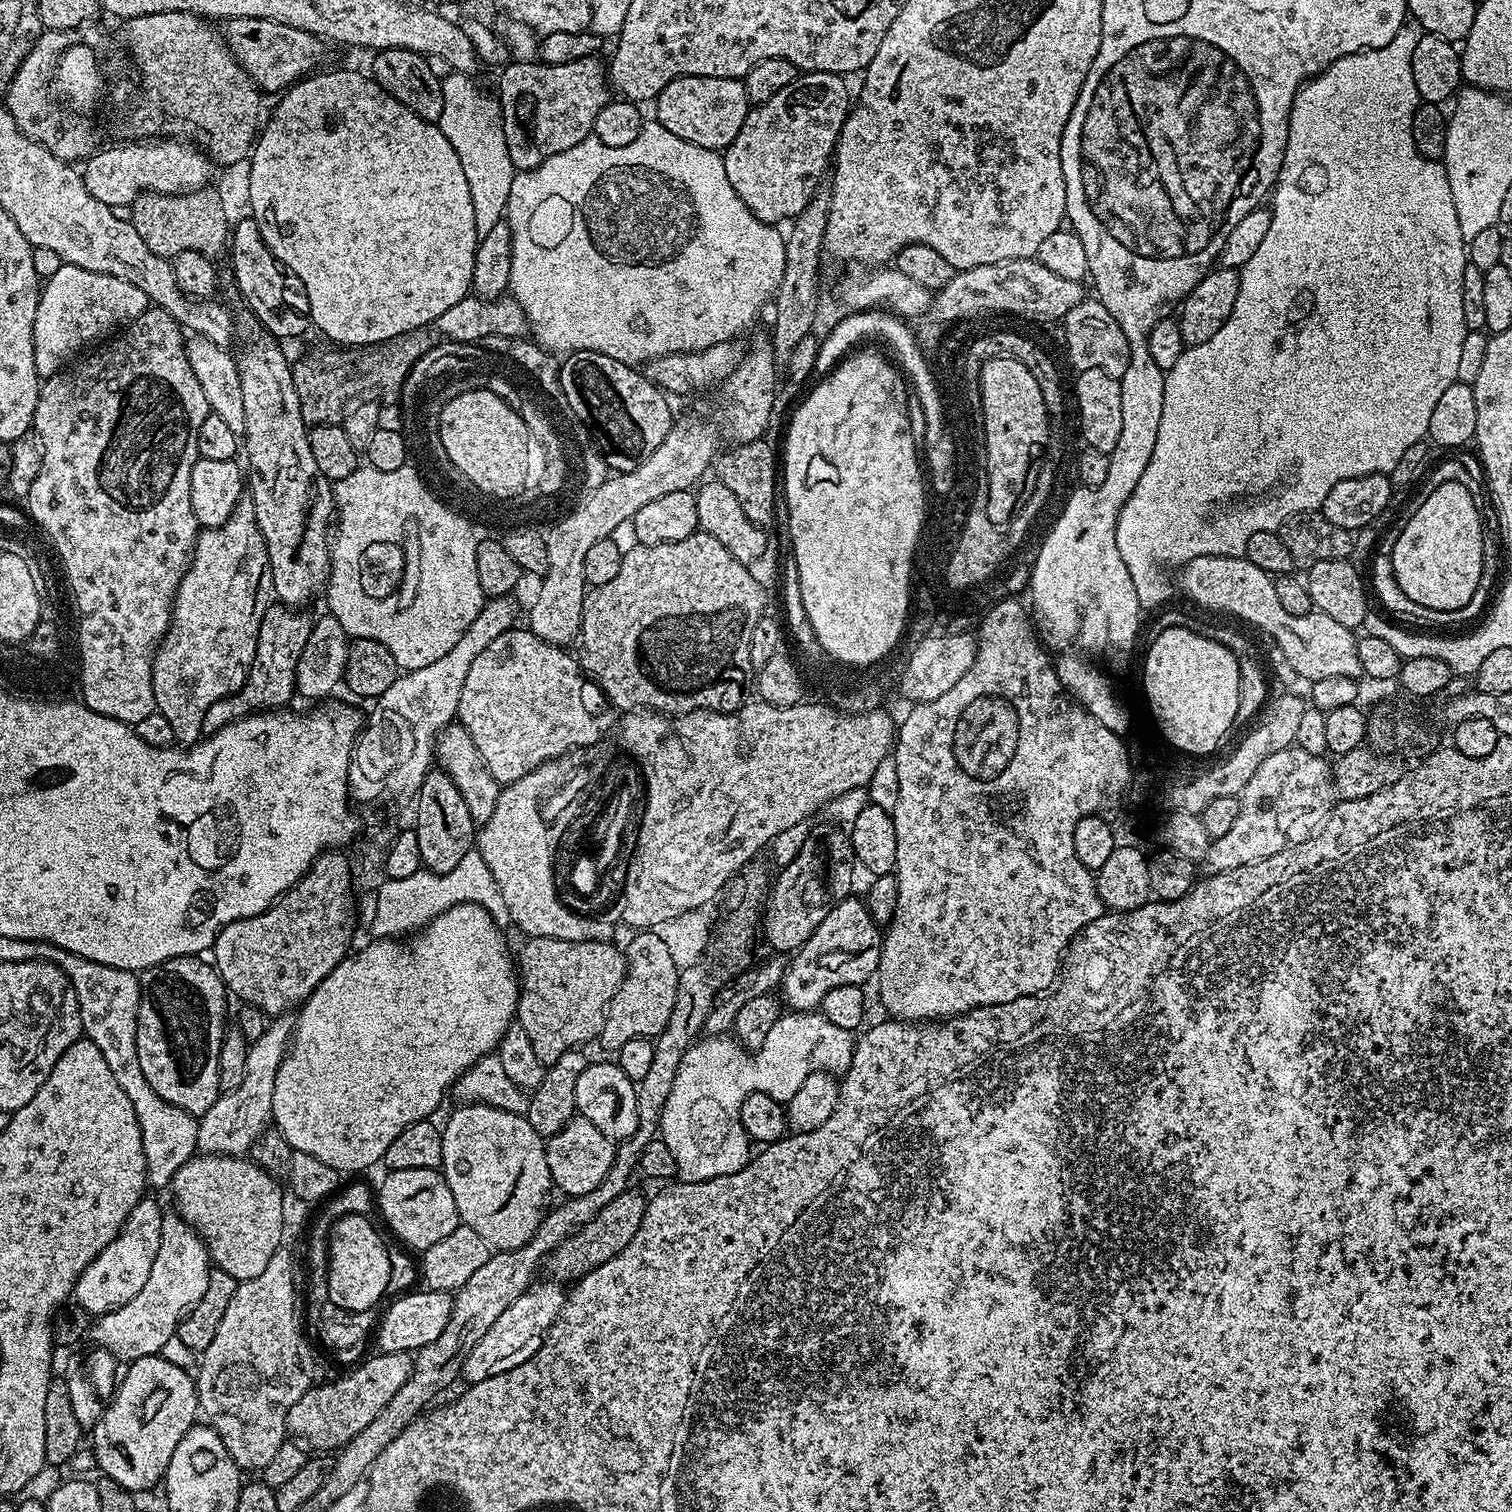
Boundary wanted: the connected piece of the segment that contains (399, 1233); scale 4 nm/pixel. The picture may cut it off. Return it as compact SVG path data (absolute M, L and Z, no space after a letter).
M440 1168L430 1170L391 1170L378 1188L378 1212L384 1215L388 1228L416 1254L423 1254L434 1242L442 1242L460 1225L458 1207L450 1186Z

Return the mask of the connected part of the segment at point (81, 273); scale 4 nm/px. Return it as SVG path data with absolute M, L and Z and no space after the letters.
M63 263L56 274L43 281L40 289L38 314L34 317L34 366L38 374L47 378L61 371L69 361L85 351L83 348L87 344L103 341L111 328L119 329L131 324L149 306L148 296L122 278Z

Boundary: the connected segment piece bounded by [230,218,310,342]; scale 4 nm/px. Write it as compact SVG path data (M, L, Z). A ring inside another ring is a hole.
M251 218L235 221L230 232L230 252L232 248L232 274L236 278L236 288L242 299L248 303L250 311L256 315L255 323L281 341L287 342L291 336L300 336L310 328L308 299L303 291L288 285L289 277L276 255L266 246L258 222Z

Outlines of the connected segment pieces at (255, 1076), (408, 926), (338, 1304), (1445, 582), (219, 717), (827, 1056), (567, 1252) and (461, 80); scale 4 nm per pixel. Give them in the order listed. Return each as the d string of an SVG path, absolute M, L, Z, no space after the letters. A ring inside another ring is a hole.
M285 1014L275 1017L267 1025L257 1041L249 1043L246 1054L246 1078L229 1092L221 1092L220 1097L198 1120L197 1149L210 1156L244 1156L253 1151L254 1145L269 1127L272 1120L272 1099L274 1098L274 1078L288 1053L294 1036L294 1020Z
M473 848L466 852L458 865L444 875L421 868L407 878L383 879L374 900L374 912L370 930L373 939L391 939L419 931L440 913L458 904L483 906L497 924L504 926L511 921L509 907L490 868L479 851Z
M347 1215L336 1221L329 1238L328 1303L336 1308L361 1312L373 1310L392 1280L392 1260L380 1232L367 1215Z
M1448 484L1448 488L1440 488L1432 500L1427 500L1424 508L1419 508L1416 520L1409 520L1406 528L1398 537L1391 554L1394 578L1402 593L1413 602L1430 610L1457 611L1465 606L1474 595L1482 576L1482 550L1485 525L1482 523L1481 509L1476 508L1474 499L1460 488L1460 484Z
M279 602L273 603L262 618L262 626L258 630L258 646L254 654L254 662L244 685L233 696L214 702L210 710L206 710L204 732L211 734L222 730L235 720L243 720L253 712L265 710L280 710L296 691L295 668L302 657L303 647L310 638L313 627L313 617L308 617L304 610L285 606Z
M819 1011L811 1012L793 1012L781 1015L778 1022L774 1022L774 1026L770 1026L770 1034L766 1034L766 1042L762 1042L754 1055L749 1054L744 1047L731 1035L705 1035L703 1038L697 1039L692 1047L682 1058L682 1062L678 1066L678 1074L674 1078L674 1082L670 1086L670 1098L666 1098L666 1106L662 1110L662 1118L660 1119L659 1139L666 1142L666 1146L670 1149L670 1154L674 1154L674 1162L676 1163L676 1176L685 1184L693 1184L694 1182L702 1182L710 1178L722 1178L726 1174L738 1174L738 1170L742 1170L742 1166L746 1166L750 1159L750 1141L746 1130L742 1126L742 1118L740 1117L740 1107L749 1092L765 1092L775 1098L775 1100L786 1102L790 1098L794 1098L794 1094L798 1094L798 1086L802 1086L802 1082L806 1082L806 1078L810 1078L810 1074L815 1072L830 1072L833 1074L843 1074L847 1072L850 1062L852 1061L852 1049L854 1047L854 1036L852 1032L842 1030L842 1026L834 1026L834 1022L830 1022Z
M635 1190L618 1194L618 1198L607 1203L592 1221L578 1227L567 1240L549 1253L546 1257L546 1266L548 1264L548 1272L552 1275L549 1277L556 1282L565 1282L564 1280L575 1282L587 1272L592 1272L598 1266L610 1262L610 1258L626 1250L634 1234L638 1234L638 1226L642 1226L647 1205L646 1196Z
M451 71L440 81L442 86L442 114L439 126L442 134L446 134L446 142L454 146L454 154L458 154L458 162L462 162L462 171L466 173L466 183L470 185L470 202L474 202L474 226L477 237L486 235L492 227L498 226L508 211L510 186L514 182L518 169L510 158L510 150L506 146L504 133L504 117L500 114L500 101L495 95L483 92L472 81L473 77L466 72Z

